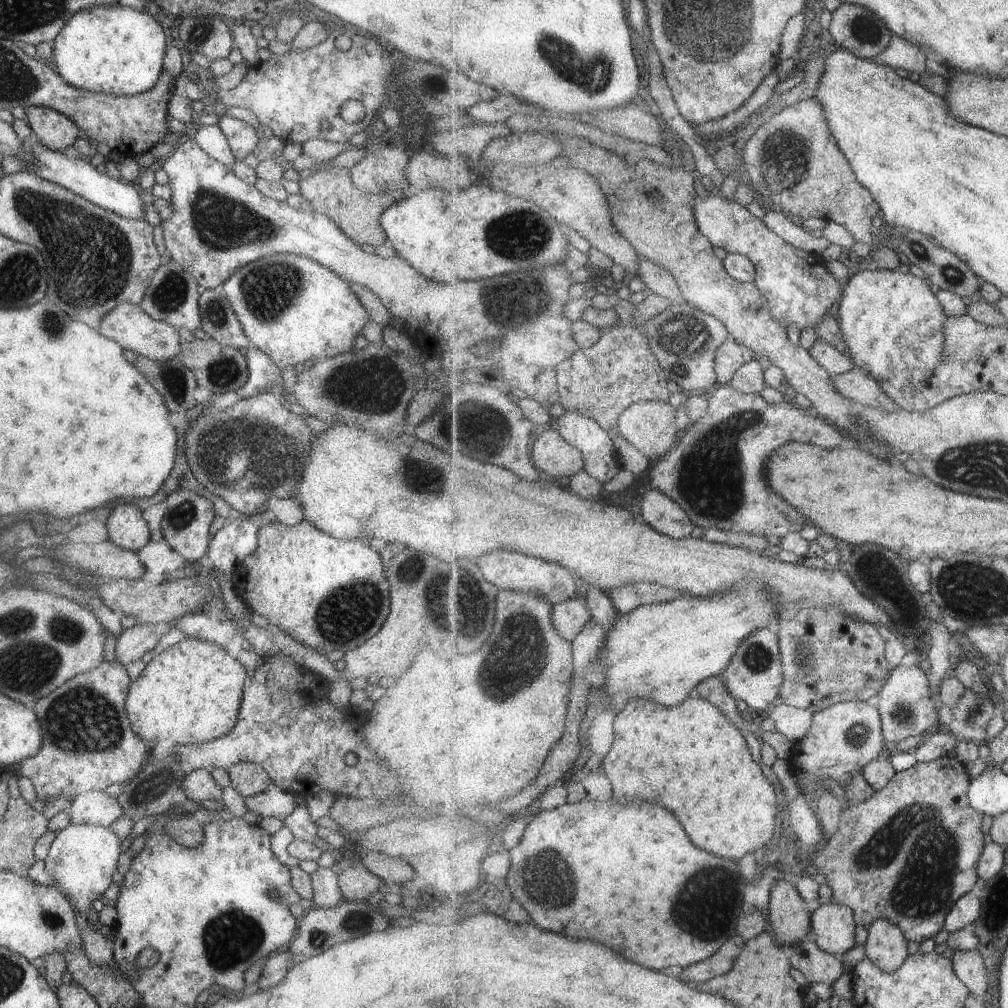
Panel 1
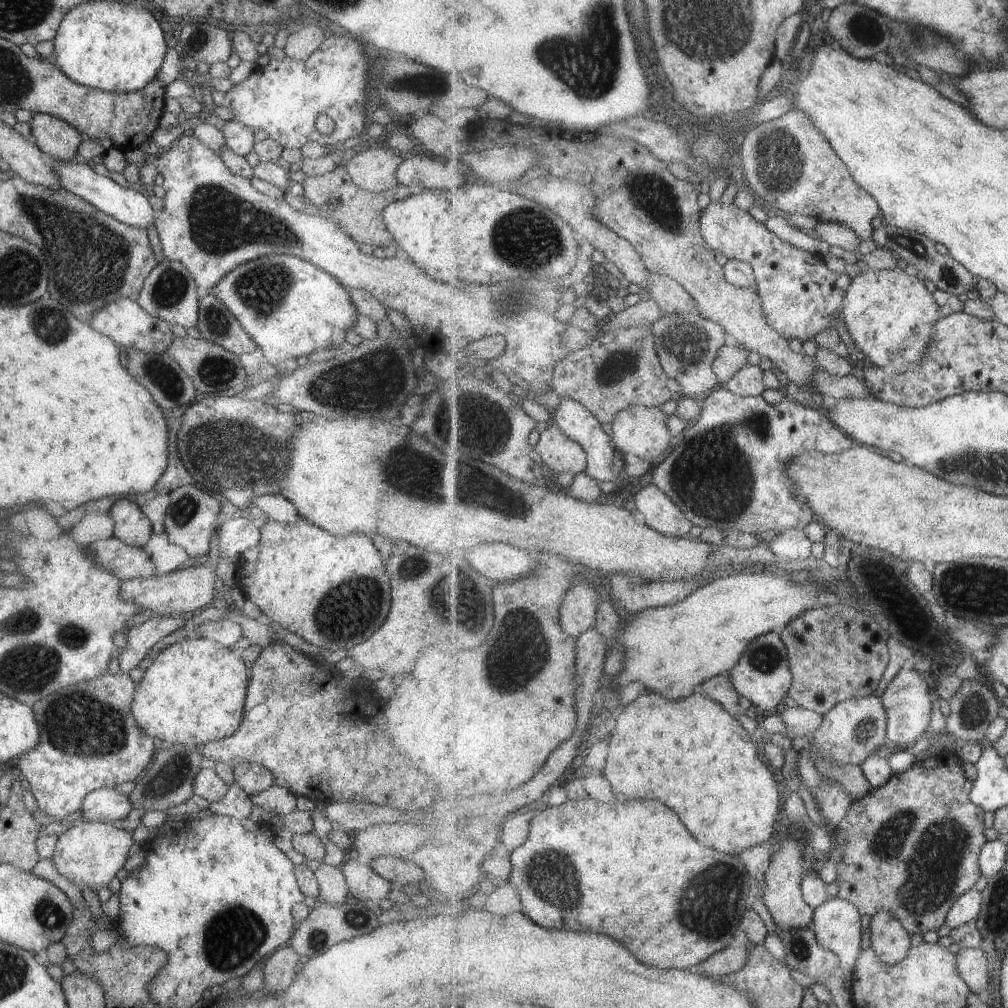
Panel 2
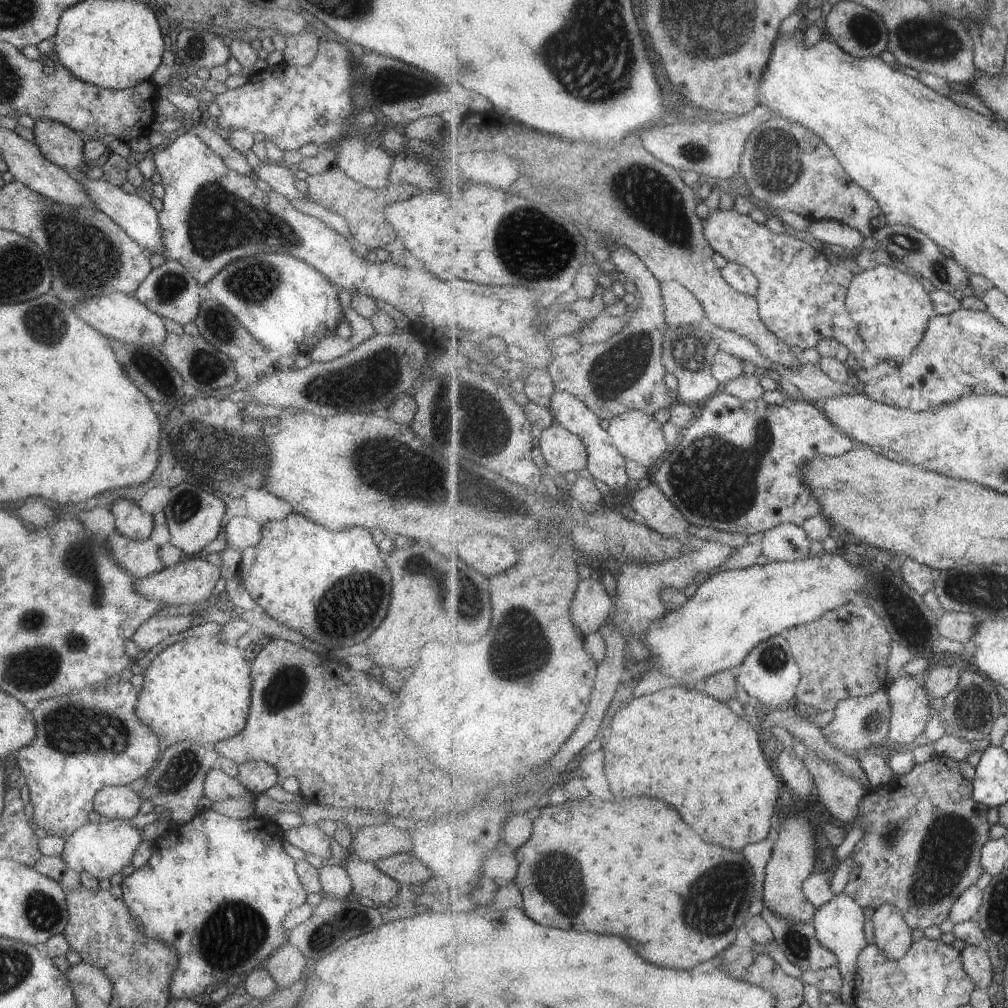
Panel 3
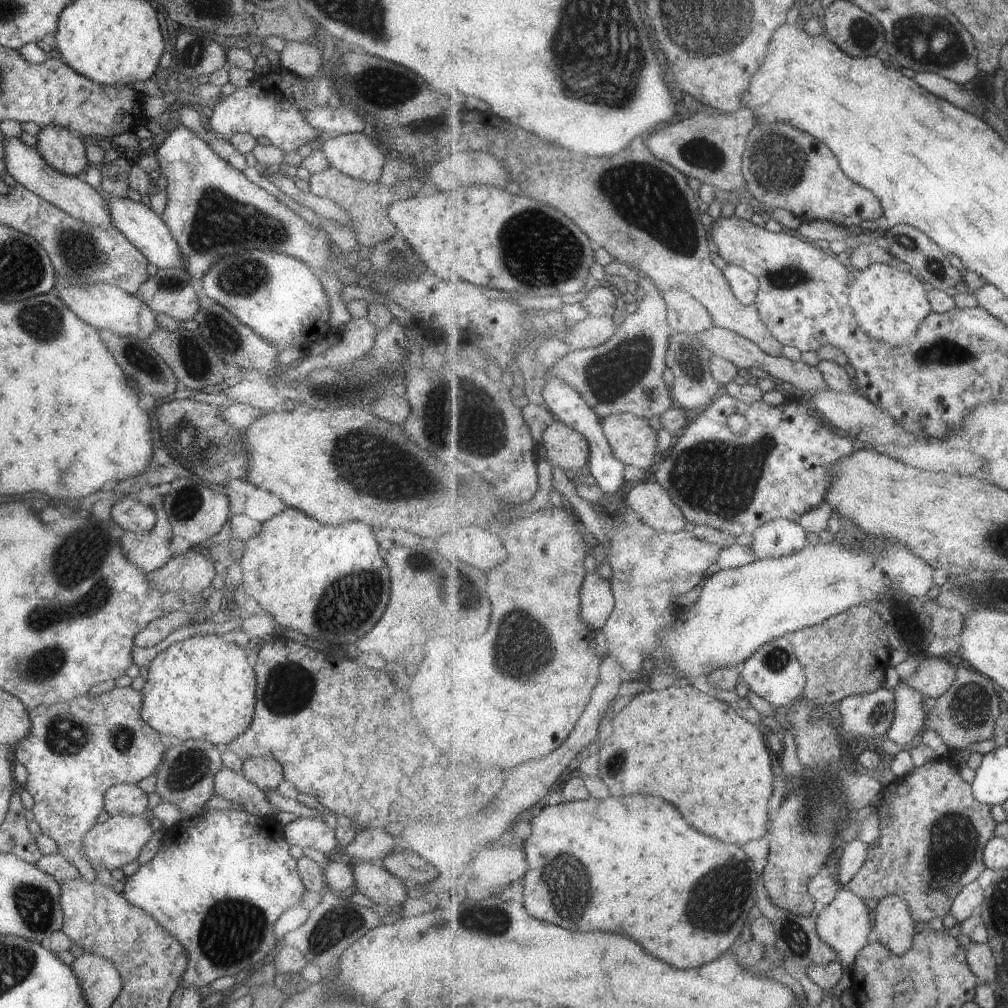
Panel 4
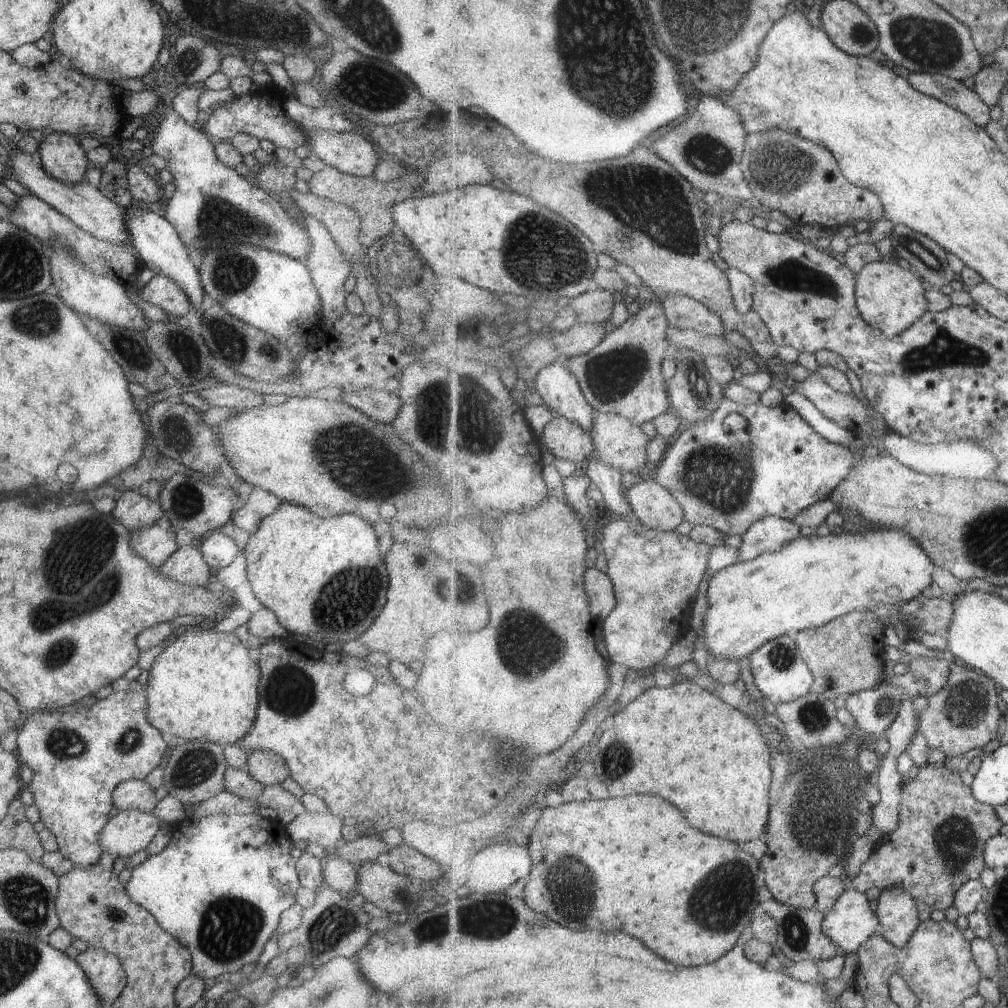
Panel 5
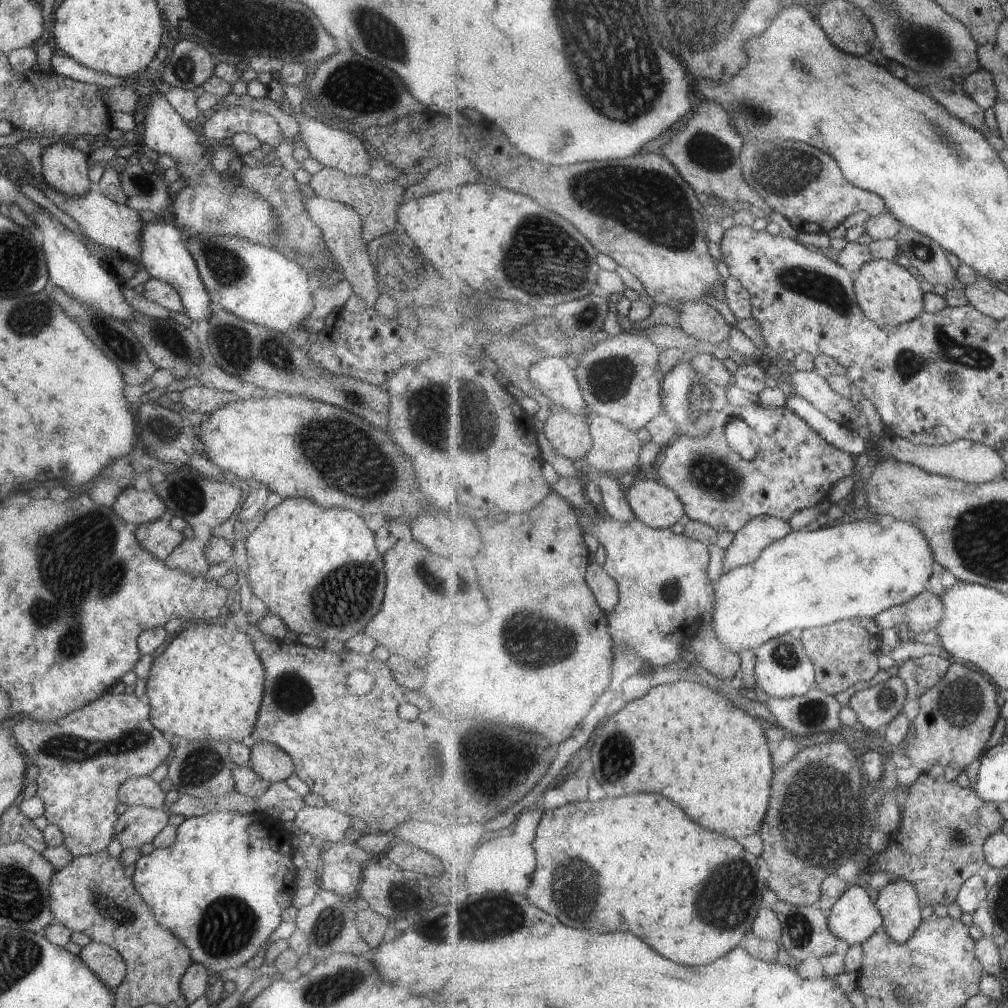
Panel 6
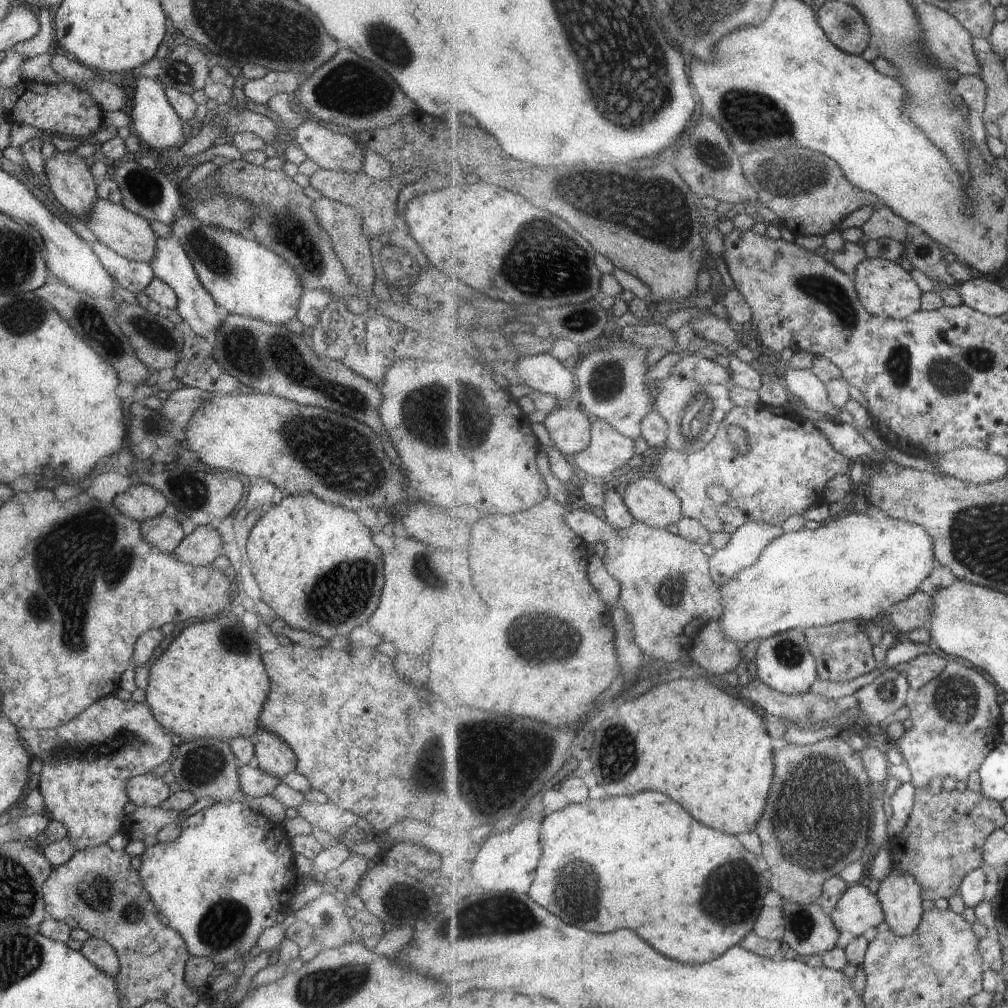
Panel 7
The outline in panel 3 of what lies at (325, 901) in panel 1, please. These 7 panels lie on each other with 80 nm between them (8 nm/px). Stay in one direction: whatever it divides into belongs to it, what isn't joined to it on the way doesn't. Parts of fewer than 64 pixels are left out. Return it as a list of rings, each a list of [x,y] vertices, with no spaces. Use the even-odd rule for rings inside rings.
[[[326,861],[318,868],[322,896],[345,899],[350,897],[352,882],[343,863]]]

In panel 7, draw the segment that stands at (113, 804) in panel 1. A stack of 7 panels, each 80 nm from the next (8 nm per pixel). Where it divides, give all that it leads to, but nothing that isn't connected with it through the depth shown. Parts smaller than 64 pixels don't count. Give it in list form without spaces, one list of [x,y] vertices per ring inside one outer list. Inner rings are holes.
[[[150,772],[130,778],[126,782],[124,791],[128,800],[136,807],[159,807],[171,794],[169,786],[161,777],[155,777]]]

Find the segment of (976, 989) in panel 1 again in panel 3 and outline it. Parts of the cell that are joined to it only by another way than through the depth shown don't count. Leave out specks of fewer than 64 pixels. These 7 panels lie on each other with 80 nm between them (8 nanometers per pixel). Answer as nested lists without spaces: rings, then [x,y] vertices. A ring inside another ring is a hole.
[[[966,945],[962,950],[962,963],[977,987],[986,989],[993,984],[993,966],[987,949]]]

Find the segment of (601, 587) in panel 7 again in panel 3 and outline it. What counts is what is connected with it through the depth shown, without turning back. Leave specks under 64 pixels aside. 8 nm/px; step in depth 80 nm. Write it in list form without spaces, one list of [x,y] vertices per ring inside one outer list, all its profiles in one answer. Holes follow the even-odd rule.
[[[588,578],[579,583],[571,607],[571,618],[578,633],[584,637],[599,633],[614,610],[615,602],[611,602],[601,581]]]

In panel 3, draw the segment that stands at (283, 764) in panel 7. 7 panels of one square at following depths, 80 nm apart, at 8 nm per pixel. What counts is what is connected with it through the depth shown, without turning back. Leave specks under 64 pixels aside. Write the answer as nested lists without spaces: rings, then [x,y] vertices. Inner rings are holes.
[[[245,761],[238,765],[236,779],[253,796],[263,793],[278,782],[275,768],[260,761]]]

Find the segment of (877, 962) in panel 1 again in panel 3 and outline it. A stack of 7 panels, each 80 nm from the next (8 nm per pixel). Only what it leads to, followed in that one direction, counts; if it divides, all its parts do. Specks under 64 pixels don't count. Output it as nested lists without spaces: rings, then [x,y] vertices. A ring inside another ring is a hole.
[[[887,903],[873,914],[875,945],[892,961],[902,959],[910,951],[913,942],[912,928],[901,916],[895,905]]]

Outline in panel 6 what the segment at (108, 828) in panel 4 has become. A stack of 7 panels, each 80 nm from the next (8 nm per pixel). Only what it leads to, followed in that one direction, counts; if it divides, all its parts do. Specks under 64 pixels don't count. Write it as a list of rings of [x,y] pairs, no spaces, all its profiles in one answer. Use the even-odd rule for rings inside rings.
[[[139,805],[127,807],[115,819],[112,839],[117,840],[123,849],[139,849],[167,825],[169,813],[162,808],[150,809]]]

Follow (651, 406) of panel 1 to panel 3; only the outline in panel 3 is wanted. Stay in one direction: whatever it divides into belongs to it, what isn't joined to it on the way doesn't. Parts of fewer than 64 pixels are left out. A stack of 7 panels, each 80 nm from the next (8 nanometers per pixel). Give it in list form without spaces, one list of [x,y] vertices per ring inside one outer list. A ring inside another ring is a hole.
[[[635,409],[620,414],[605,424],[613,444],[627,460],[653,468],[667,452],[665,432],[655,415]]]

